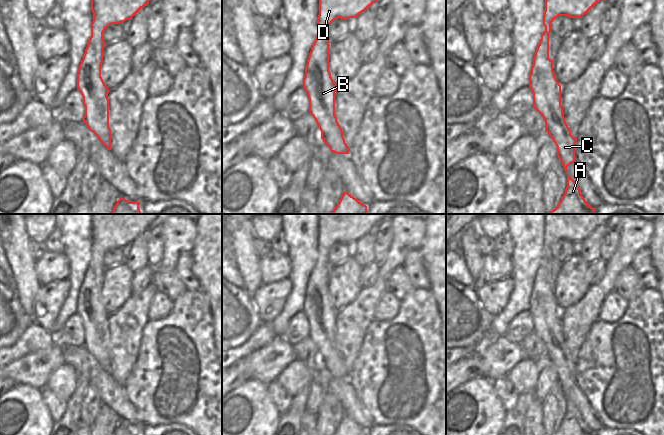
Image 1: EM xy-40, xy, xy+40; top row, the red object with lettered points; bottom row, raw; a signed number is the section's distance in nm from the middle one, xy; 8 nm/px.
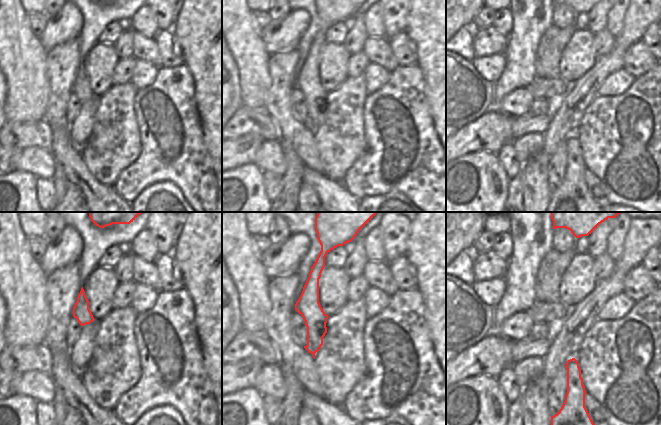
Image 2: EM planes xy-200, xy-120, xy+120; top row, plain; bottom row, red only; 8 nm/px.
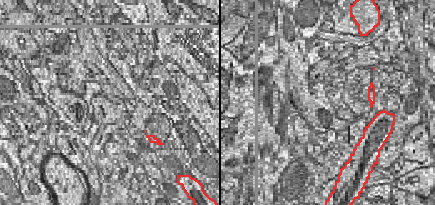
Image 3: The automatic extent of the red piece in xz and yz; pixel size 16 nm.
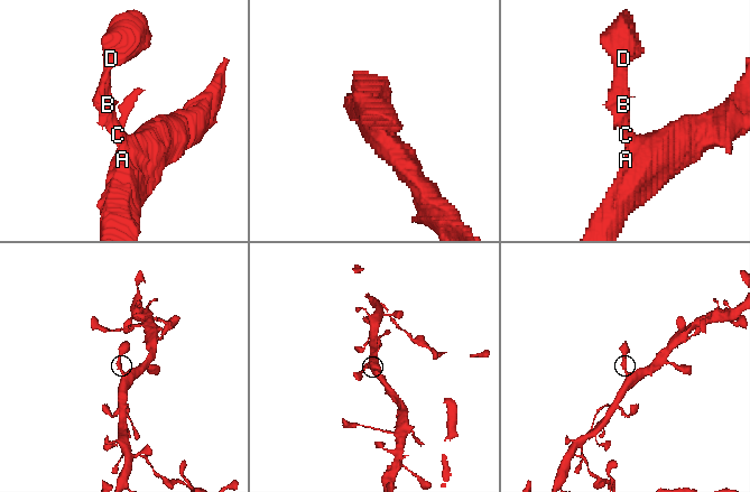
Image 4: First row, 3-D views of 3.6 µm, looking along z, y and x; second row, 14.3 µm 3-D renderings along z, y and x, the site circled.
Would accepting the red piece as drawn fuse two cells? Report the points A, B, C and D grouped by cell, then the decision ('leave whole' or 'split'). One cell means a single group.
A B C D | leave whole

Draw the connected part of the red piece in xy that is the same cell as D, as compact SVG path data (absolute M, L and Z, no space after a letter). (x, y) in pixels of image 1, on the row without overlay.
M319 214L317 261L311 271L303 312L309 323L309 337L315 343L321 363L336 378L349 378L343 355L335 339L335 309L329 295L329 249L336 243L357 242L385 214Z

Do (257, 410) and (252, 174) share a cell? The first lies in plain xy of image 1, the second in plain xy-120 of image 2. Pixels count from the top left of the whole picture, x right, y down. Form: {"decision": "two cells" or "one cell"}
{"decision": "one cell"}

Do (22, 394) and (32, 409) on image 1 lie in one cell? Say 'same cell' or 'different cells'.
same cell

